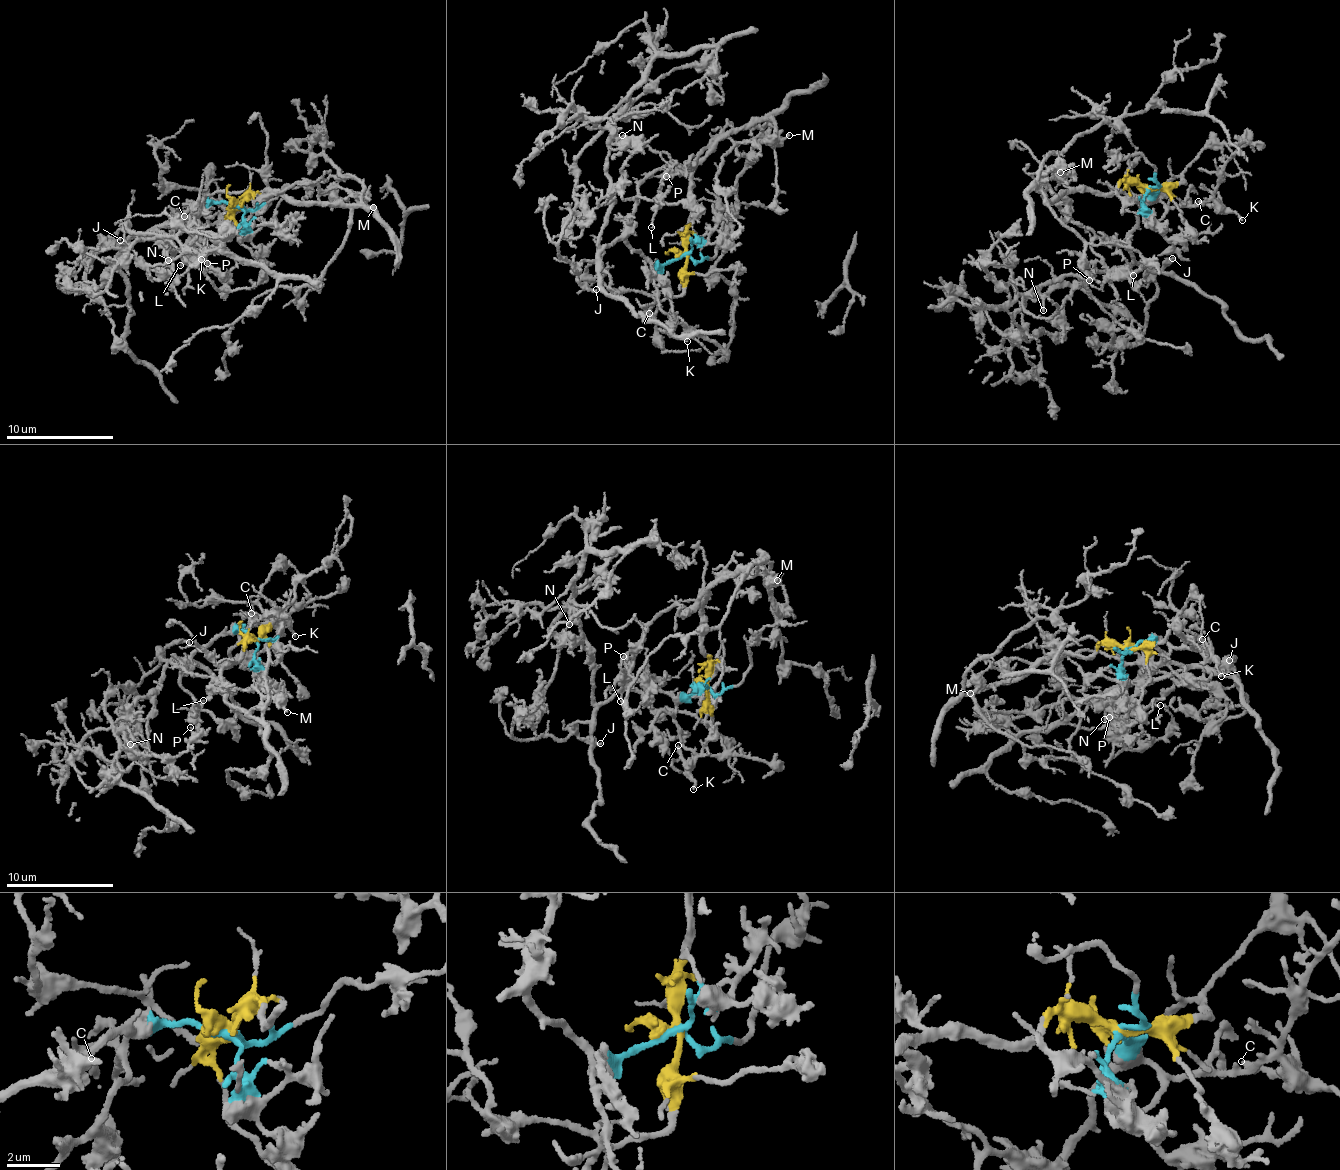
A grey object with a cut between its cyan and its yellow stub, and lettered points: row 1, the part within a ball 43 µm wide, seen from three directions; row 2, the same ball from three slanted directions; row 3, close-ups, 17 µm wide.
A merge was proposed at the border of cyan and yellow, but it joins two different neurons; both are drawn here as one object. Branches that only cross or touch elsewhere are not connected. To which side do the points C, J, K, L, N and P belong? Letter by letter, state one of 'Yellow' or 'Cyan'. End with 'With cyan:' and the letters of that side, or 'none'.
C: Cyan
J: Cyan
K: Cyan
L: Cyan
N: Cyan
P: Cyan
With cyan: C, J, K, L, N, P

